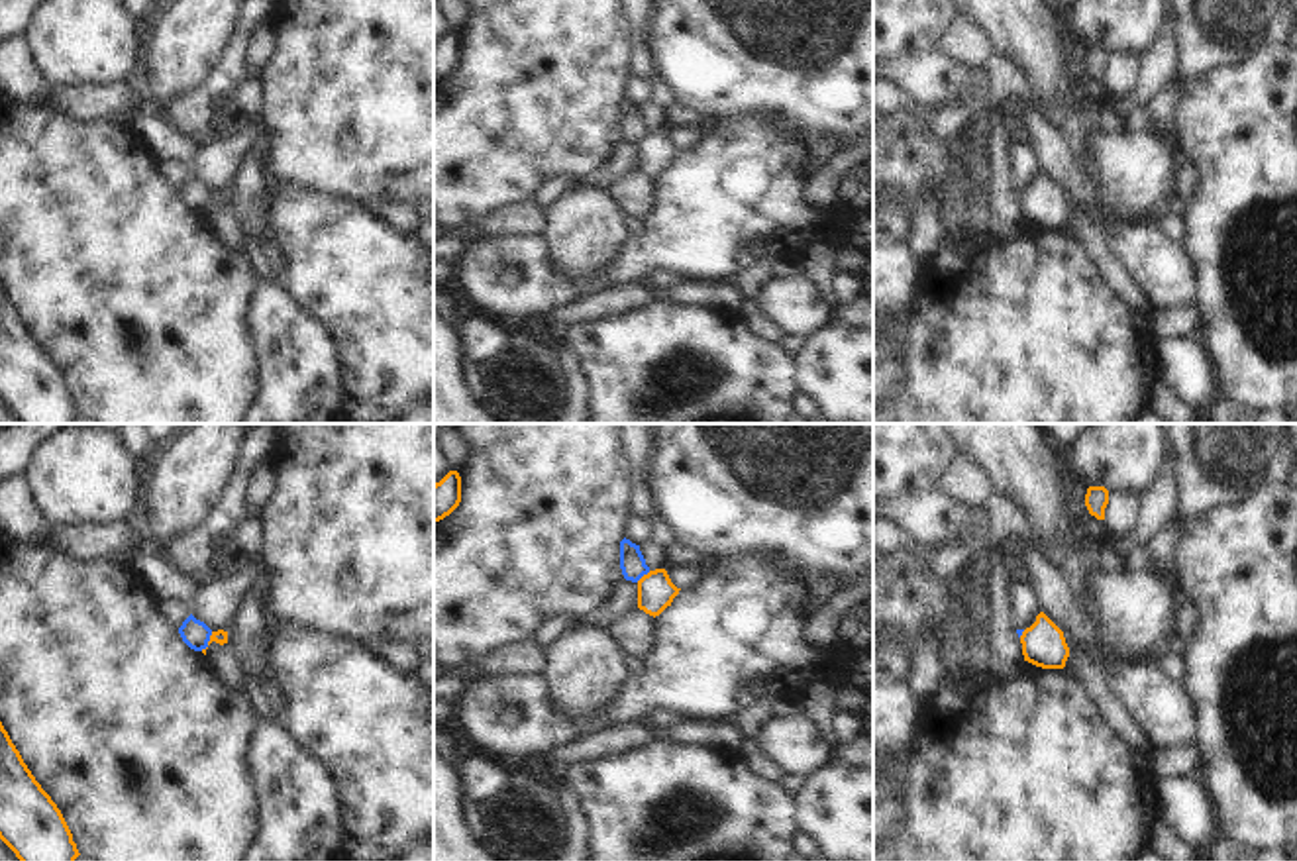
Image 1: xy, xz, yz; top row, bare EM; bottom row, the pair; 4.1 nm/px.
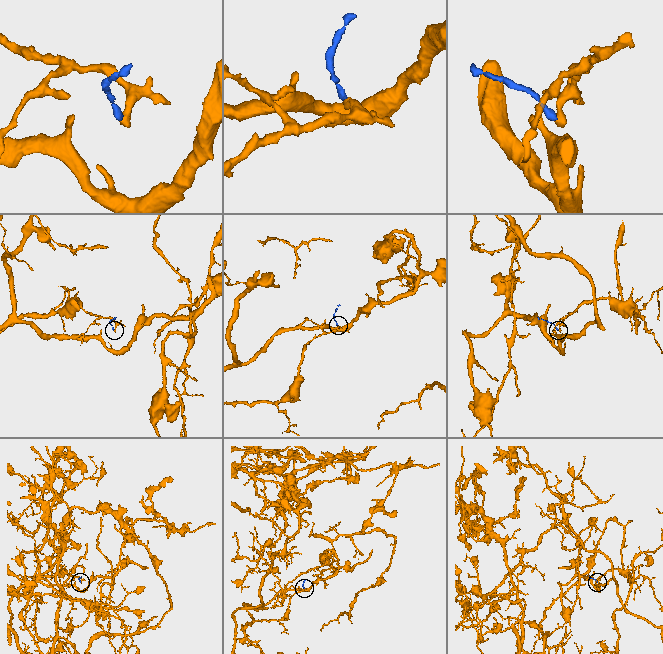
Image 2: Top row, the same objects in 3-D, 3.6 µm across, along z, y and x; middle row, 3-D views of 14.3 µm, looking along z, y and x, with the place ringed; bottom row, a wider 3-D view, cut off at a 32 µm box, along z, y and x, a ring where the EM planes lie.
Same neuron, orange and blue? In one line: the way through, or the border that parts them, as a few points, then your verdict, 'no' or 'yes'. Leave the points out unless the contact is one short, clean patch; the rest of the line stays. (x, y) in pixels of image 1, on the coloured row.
border xz (650, 571), (636, 581); no

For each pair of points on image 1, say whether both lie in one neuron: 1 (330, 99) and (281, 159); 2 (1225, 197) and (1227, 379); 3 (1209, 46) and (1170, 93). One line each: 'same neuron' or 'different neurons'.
1: same neuron
2: same neuron
3: different neurons

